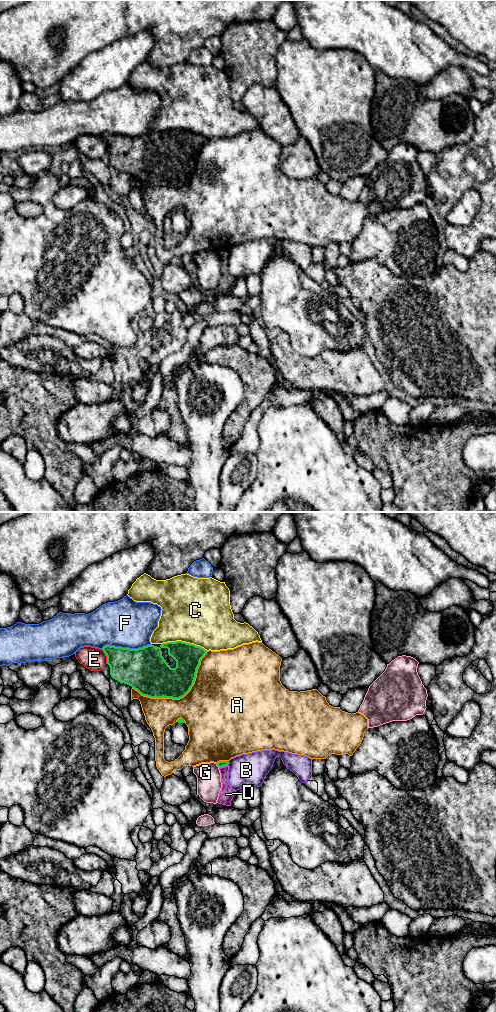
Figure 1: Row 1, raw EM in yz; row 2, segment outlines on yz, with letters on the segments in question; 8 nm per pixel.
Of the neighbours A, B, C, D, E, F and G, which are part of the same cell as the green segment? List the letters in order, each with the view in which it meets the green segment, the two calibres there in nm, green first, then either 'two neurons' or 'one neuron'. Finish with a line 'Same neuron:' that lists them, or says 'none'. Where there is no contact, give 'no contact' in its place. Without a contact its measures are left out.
A: contact in yz; calibres 300 and 440 nm; two neurons
B: contact in yz; calibres 60 and 260 nm; two neurons
C: contact in yz; calibres 200 and 500 nm; two neurons
D: contact in yz; calibres 60 and 120 nm; two neurons
E: contact in yz; calibres 300 and 190 nm; two neurons
F: contact in yz; calibres 360 and 380 nm; two neurons
G: contact in yz; calibres 60 and 200 nm; two neurons
Same neuron: none

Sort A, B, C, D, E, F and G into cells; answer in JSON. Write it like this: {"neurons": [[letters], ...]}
{"neurons": [["A"], ["B"], ["C"], ["D"], ["E"], ["F"], ["G"]]}

